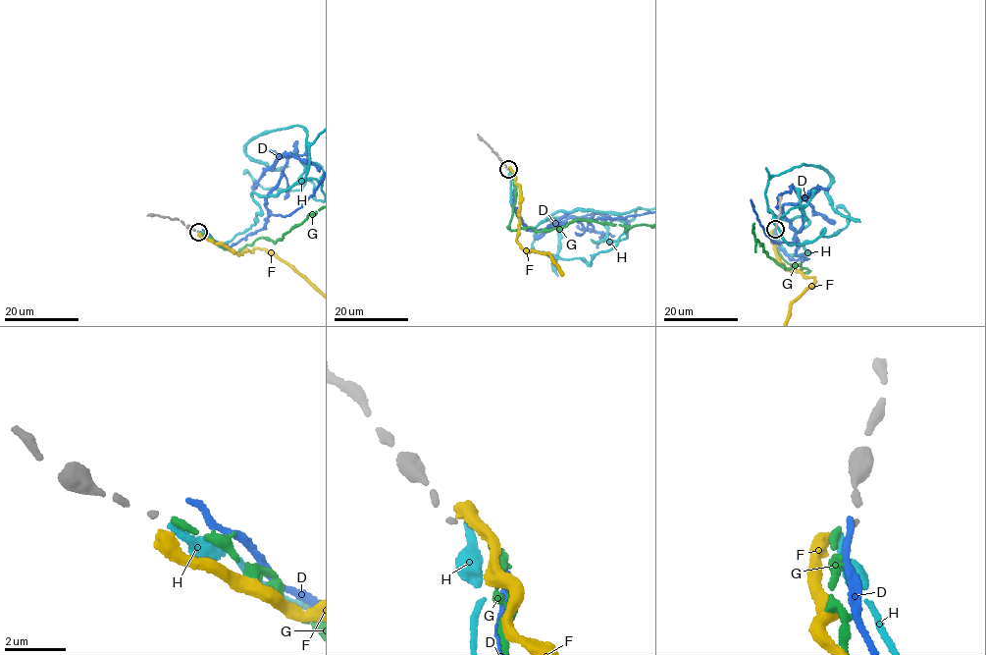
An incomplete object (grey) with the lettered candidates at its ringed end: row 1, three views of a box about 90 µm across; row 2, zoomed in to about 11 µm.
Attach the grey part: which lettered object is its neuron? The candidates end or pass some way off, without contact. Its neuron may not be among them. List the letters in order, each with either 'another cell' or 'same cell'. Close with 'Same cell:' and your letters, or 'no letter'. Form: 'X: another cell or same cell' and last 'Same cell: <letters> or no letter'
D: another cell
F: another cell
G: same cell
H: another cell
Same cell: G

